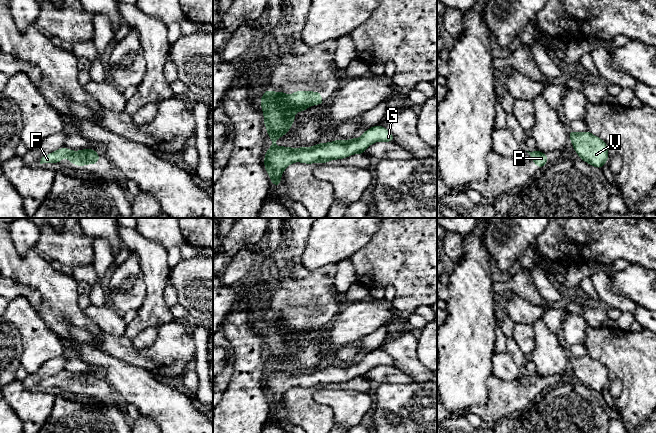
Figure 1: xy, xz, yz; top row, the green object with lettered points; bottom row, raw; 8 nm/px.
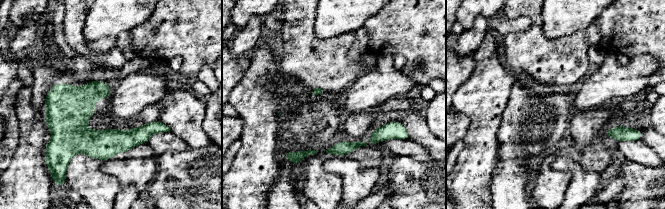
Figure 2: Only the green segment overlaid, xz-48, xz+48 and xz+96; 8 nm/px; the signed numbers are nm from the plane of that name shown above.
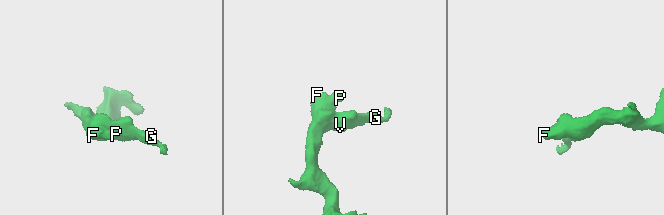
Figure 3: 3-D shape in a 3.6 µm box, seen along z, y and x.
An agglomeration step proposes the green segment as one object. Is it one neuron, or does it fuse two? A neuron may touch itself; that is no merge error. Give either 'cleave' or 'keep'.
keep

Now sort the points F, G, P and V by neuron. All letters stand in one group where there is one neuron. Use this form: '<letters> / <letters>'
F G P V

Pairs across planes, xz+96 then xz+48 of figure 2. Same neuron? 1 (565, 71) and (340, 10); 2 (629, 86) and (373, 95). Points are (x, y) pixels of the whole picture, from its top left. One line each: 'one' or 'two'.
1: two
2: one

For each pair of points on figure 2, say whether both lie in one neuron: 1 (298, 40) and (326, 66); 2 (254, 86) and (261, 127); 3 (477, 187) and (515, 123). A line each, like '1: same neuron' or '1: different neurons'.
1: same neuron
2: same neuron
3: different neurons

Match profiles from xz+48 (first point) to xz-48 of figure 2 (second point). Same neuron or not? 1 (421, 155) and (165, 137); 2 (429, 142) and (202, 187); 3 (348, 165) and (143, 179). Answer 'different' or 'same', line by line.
1: same
2: different
3: same

